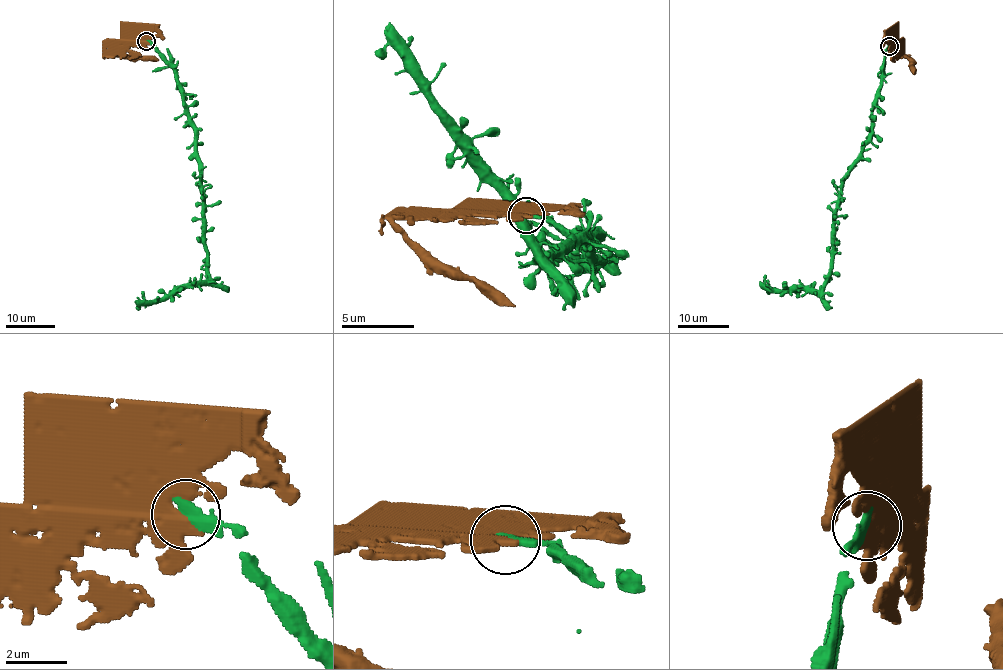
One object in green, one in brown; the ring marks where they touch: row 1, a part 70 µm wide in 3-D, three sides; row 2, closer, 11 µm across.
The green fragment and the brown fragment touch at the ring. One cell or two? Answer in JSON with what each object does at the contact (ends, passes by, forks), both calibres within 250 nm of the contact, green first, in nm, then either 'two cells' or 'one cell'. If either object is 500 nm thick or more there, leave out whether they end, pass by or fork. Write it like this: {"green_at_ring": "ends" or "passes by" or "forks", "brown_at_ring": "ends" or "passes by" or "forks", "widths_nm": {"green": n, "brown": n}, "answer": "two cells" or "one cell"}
{"widths_nm": {"green": 360, "brown": 500}, "answer": "two cells"}

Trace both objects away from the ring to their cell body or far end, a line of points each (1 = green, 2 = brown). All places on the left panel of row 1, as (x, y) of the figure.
1: (146, 41), (152, 42), (174, 70), (195, 133), (208, 277), (162, 299), (136, 300)
2: (146, 41), (129, 40), (111, 56), (158, 60)

